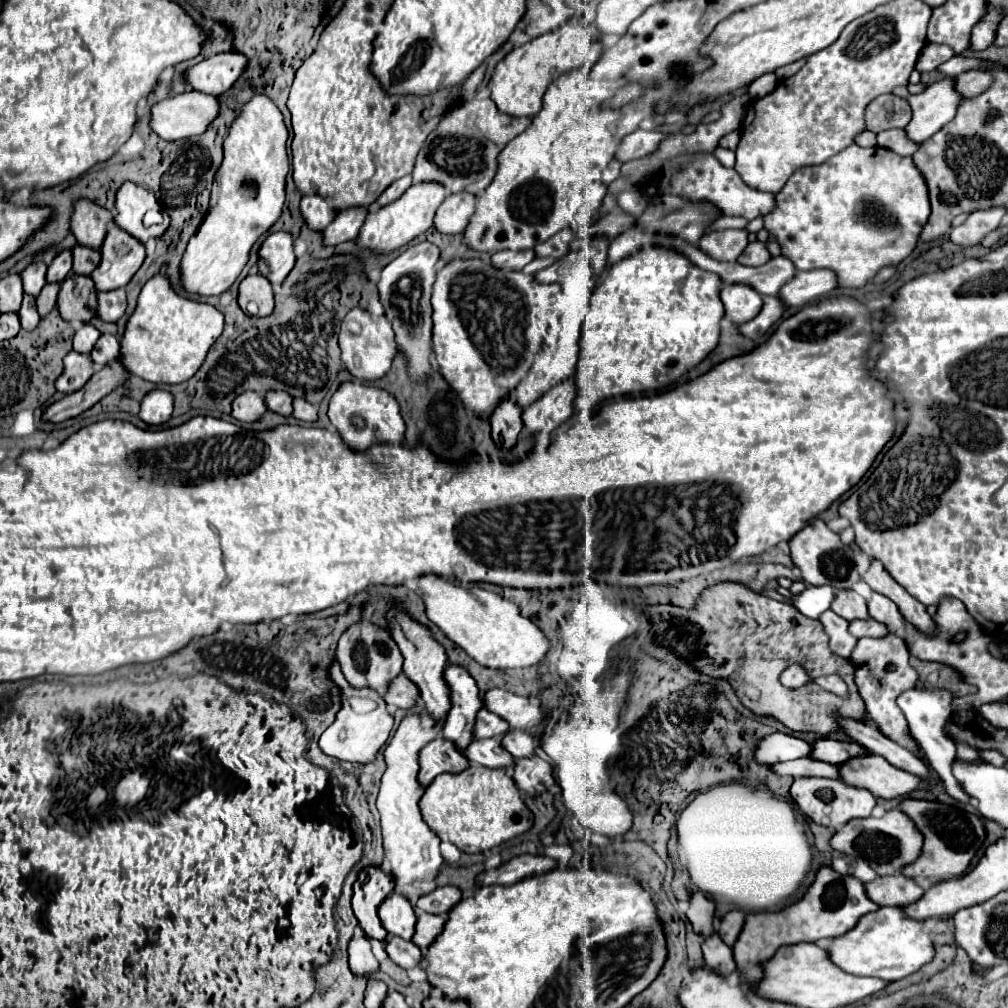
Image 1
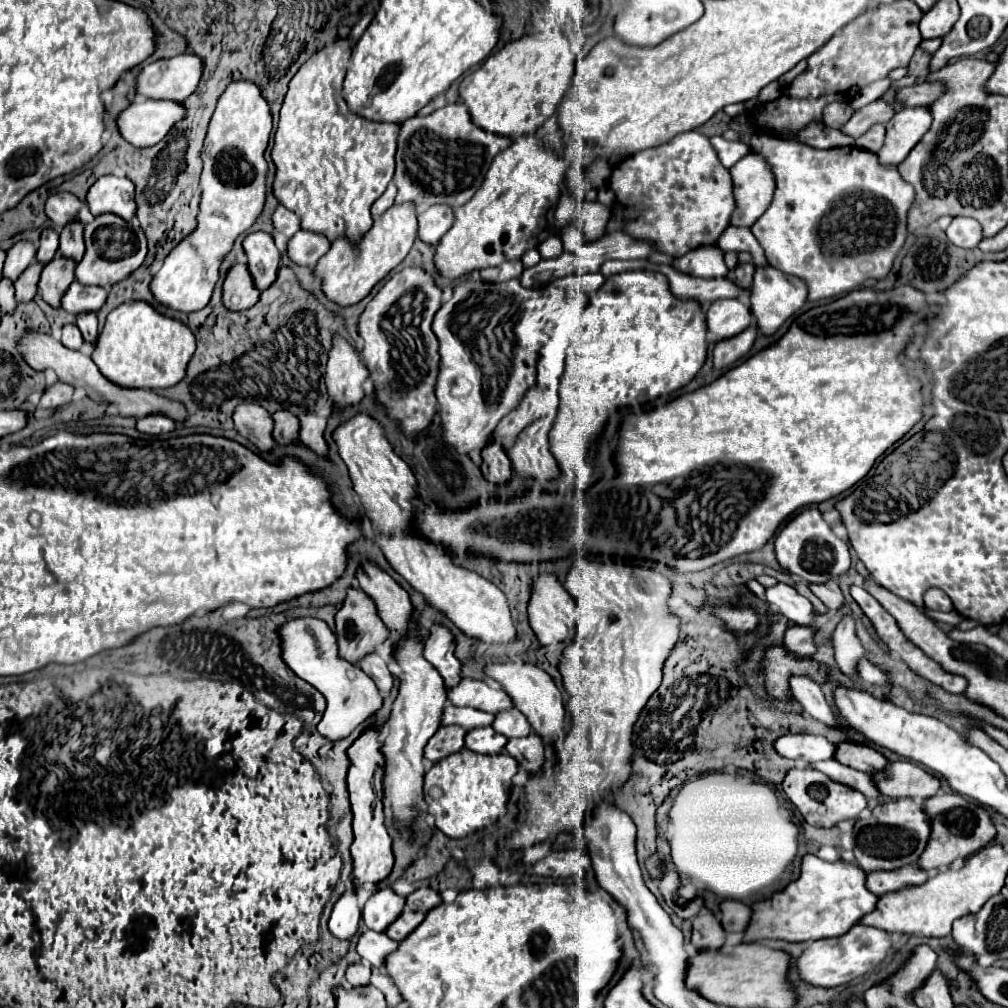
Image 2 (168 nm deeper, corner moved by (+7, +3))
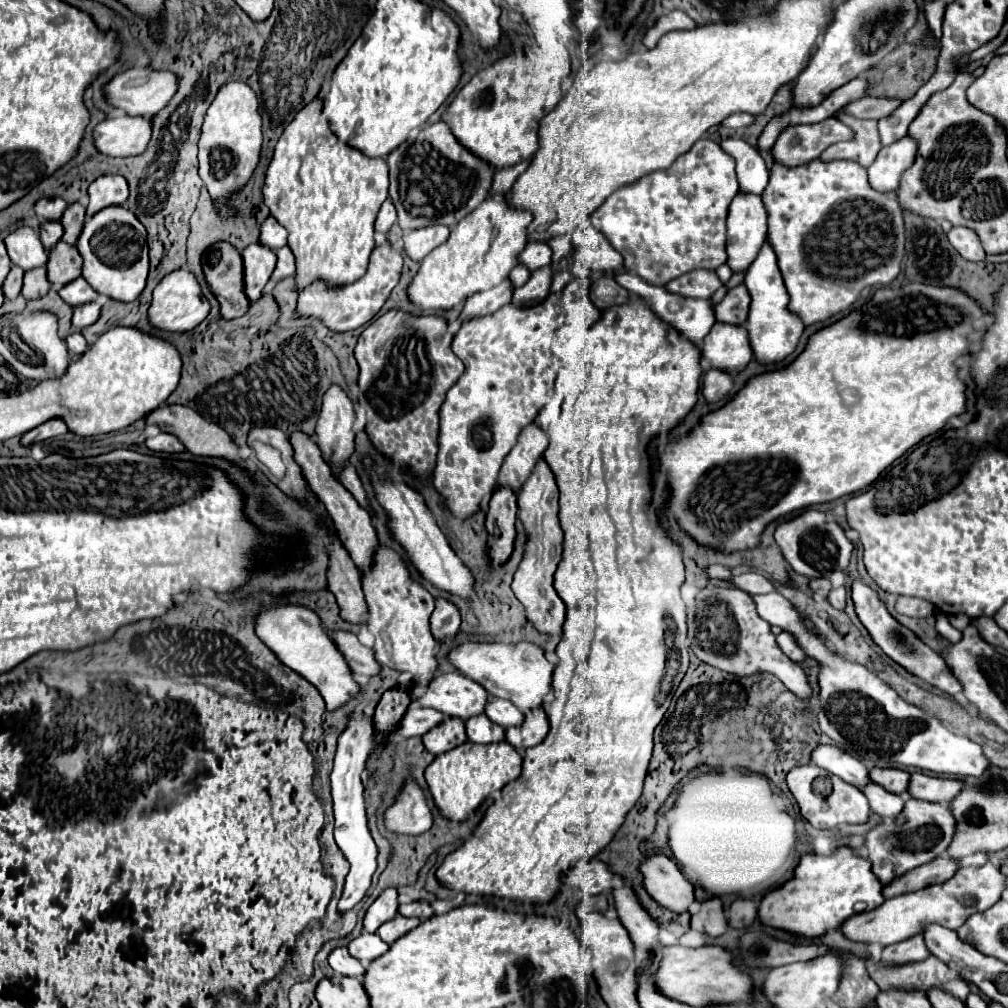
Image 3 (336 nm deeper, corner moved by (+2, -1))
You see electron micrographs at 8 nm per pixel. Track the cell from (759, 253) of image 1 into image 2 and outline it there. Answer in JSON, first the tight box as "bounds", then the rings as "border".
{"bounds":[728,264,754,290],"border":[[[738,264],[734,270],[728,272],[728,280],[734,282],[738,288],[748,290],[752,286],[752,274],[754,274],[754,264]]]}

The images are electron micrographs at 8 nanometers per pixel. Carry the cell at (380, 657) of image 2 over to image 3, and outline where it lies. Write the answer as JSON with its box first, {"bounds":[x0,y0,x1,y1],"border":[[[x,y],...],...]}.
{"bounds":[333,632,381,680],"border":[[[335,632],[333,640],[337,642],[339,650],[343,652],[347,664],[351,666],[353,676],[361,680],[369,680],[381,672],[381,664],[375,660],[375,652],[363,646],[355,634],[351,632]]]}

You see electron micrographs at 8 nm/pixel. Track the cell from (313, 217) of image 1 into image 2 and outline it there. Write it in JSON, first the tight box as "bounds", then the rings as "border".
{"bounds":[272,206,300,238],"border":[[[276,206],[274,214],[272,214],[272,222],[274,222],[274,228],[282,234],[286,234],[288,238],[294,236],[298,230],[300,230],[300,220],[294,212],[286,210],[284,206]]]}

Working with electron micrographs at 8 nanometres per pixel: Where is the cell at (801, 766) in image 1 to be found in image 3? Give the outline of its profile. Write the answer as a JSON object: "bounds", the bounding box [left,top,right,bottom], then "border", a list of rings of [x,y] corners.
{"bounds":[859,782,905,818],"border":[[[873,782],[861,786],[859,790],[861,790],[861,792],[865,794],[865,798],[869,800],[871,810],[873,810],[875,814],[883,816],[883,818],[893,818],[893,816],[897,816],[897,814],[903,810],[903,804],[905,804],[905,798],[903,798],[903,796],[891,794],[891,792],[887,792],[885,788],[881,788],[881,786],[873,784]]]}

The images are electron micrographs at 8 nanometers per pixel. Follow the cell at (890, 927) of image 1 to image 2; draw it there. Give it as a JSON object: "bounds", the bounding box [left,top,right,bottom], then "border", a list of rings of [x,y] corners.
{"bounds":[790,924,892,988],"border":[[[856,924],[842,936],[814,940],[798,958],[794,958],[790,972],[796,976],[796,980],[810,984],[810,986],[818,986],[818,988],[842,986],[842,984],[848,984],[850,980],[856,980],[858,976],[866,974],[874,966],[878,966],[880,960],[886,958],[890,944],[892,944],[890,936],[884,930]]]}

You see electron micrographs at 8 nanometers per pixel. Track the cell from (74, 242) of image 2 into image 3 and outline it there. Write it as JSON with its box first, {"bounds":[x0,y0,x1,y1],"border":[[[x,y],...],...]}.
{"bounds":[61,204,85,246],"border":[[[71,204],[67,210],[65,210],[65,214],[63,214],[63,218],[61,218],[61,224],[63,224],[63,228],[65,228],[65,234],[63,234],[63,242],[65,244],[69,244],[69,246],[75,246],[75,242],[79,240],[79,236],[81,236],[81,230],[83,230],[83,226],[85,226],[85,208],[81,206],[81,204]]]}

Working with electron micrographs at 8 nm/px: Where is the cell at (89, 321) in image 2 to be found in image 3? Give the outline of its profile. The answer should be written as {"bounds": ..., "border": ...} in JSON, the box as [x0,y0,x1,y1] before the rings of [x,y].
{"bounds":[73,302,101,330],"border":[[[89,302],[87,306],[77,306],[73,312],[73,326],[77,330],[87,328],[91,324],[95,324],[101,316],[101,304],[99,302]]]}

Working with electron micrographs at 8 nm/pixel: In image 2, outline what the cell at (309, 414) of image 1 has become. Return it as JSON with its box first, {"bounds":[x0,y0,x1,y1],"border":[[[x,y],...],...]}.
{"bounds":[300,414,328,458],"border":[[[310,414],[300,418],[300,440],[322,458],[328,456],[328,444],[324,440],[324,428],[326,428],[326,418],[310,416]]]}

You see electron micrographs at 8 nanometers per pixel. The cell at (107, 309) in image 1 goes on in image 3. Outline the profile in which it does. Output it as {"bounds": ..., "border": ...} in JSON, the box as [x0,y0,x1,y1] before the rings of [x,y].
{"bounds":[59,278,99,308],"border":[[[75,278],[73,282],[69,282],[67,286],[63,286],[59,290],[59,296],[71,306],[71,308],[77,308],[77,306],[83,306],[87,302],[95,302],[99,300],[99,294],[85,282],[85,278]]]}

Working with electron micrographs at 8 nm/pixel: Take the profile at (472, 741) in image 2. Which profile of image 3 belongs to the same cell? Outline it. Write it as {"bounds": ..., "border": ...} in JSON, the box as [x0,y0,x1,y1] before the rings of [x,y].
{"bounds":[465,714,505,744],"border":[[[485,714],[469,718],[465,722],[467,726],[467,738],[469,742],[475,744],[497,744],[505,740],[505,730],[501,726],[495,726],[493,722],[489,722],[489,718]]]}

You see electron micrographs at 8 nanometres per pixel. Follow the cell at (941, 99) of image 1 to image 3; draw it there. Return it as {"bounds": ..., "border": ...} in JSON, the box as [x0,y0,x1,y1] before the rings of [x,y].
{"bounds":[869,136,919,190],"border":[[[903,136],[897,142],[881,148],[875,162],[869,166],[869,182],[875,190],[897,190],[899,180],[907,168],[915,162],[919,144],[913,136]]]}

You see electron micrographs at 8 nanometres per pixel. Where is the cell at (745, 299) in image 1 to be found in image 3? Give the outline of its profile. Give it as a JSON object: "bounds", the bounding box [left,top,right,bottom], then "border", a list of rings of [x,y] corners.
{"bounds":[701,322,753,372],"border":[[[715,322],[707,338],[703,338],[701,354],[709,360],[713,368],[727,372],[743,370],[753,356],[747,328],[743,324],[735,326],[727,322]]]}

